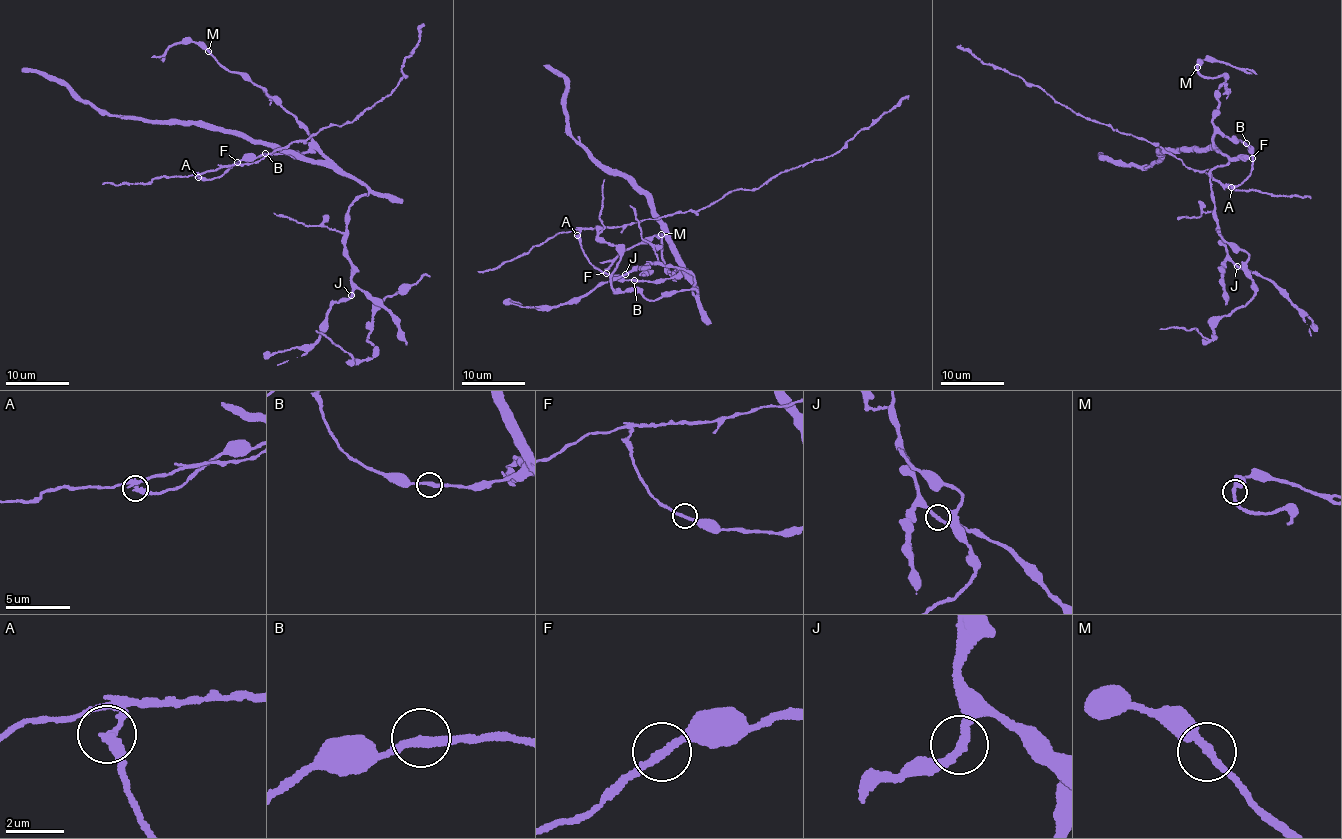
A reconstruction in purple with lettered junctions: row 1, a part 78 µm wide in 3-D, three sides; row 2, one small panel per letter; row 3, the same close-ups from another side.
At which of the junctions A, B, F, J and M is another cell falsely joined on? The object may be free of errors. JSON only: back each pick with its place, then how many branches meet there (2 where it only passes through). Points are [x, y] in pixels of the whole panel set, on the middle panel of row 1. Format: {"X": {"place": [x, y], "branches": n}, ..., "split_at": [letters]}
{"A": {"place": [577, 235], "branches": 2}, "split_at": ["A"]}

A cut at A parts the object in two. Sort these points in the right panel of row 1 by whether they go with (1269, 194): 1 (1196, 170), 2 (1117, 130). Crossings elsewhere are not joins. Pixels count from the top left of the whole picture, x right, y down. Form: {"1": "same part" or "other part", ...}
{"1": "same part", "2": "same part"}

